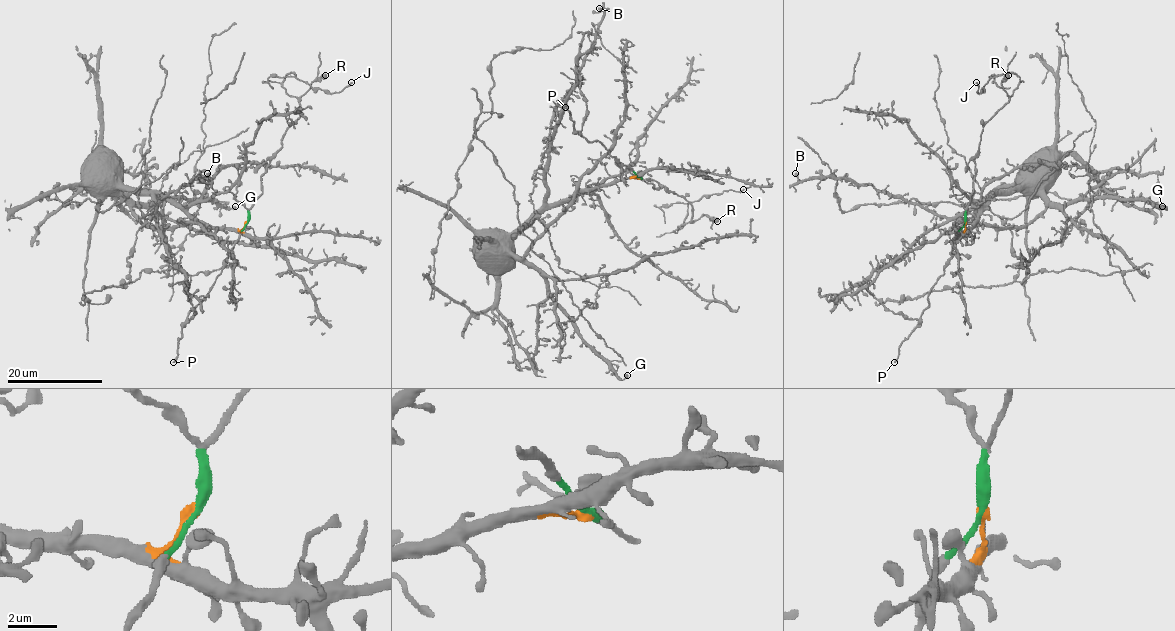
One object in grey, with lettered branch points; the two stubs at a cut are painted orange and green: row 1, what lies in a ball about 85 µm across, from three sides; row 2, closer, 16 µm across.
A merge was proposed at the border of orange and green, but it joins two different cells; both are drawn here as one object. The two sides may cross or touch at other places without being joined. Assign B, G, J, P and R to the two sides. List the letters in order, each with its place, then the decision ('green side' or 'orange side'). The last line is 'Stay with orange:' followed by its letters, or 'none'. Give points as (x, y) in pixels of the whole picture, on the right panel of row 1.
B: at (795, 173); orange side
G: at (1162, 206); orange side
J: at (976, 82); green side
P: at (894, 362); green side
R: at (1008, 75); green side
Stay with orange: B, G

